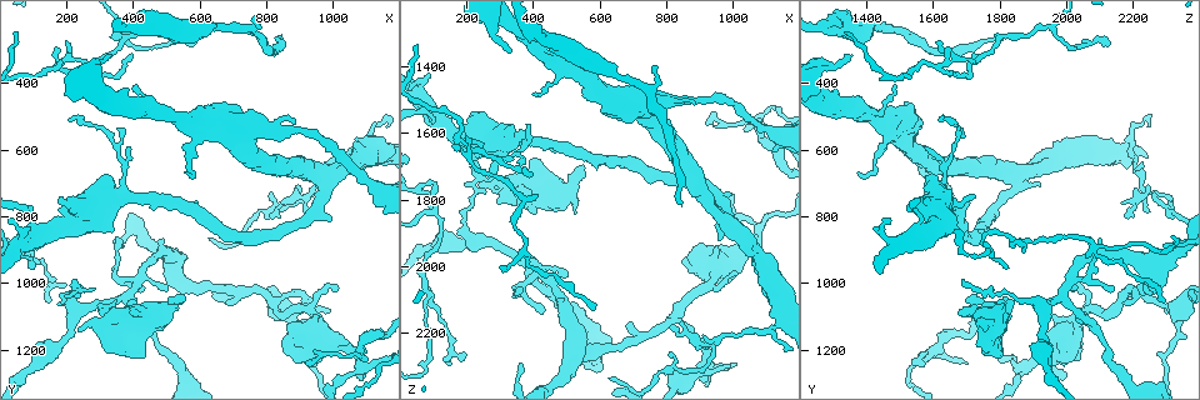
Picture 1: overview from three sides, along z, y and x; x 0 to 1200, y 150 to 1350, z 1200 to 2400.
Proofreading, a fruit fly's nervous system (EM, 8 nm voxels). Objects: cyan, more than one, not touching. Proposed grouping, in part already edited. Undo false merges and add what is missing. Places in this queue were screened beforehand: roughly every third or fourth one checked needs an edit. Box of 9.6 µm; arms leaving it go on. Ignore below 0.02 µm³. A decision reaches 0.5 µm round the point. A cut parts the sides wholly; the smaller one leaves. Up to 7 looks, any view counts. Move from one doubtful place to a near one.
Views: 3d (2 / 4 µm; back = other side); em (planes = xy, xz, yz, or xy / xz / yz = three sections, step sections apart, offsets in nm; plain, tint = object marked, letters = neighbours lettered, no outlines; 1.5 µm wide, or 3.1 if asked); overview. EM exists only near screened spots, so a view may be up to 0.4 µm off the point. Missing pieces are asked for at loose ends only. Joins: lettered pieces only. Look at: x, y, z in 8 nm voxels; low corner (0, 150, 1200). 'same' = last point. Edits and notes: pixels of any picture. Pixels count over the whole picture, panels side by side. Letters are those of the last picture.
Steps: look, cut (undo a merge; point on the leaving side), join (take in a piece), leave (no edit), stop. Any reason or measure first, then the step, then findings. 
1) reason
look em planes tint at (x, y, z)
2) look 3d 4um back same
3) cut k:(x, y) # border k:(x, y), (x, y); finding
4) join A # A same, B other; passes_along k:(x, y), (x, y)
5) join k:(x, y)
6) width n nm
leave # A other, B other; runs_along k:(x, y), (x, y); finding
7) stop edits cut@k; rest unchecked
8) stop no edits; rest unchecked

look em yz step 8 letters at (160, 1050, 2300)

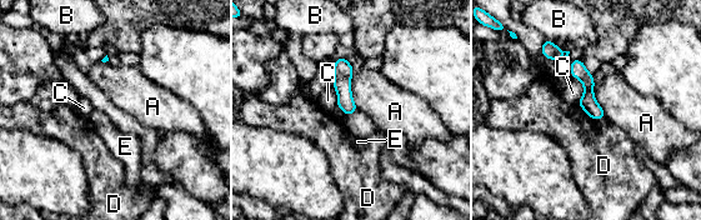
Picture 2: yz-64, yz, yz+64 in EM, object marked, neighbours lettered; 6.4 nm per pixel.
width 90 nm
leave # A other, B other, C other, D other, E other; runs_along 2:(575, 63), (597, 115); no lettered piece goes on from it

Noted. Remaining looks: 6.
thin end
look em planes letters at (550, 1060, 1700)

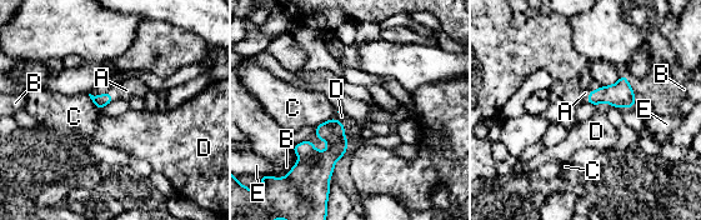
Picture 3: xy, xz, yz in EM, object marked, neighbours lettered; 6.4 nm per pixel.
join A # A same, B other, C other, D other, E other; passes_along 3:(101, 100), (110, 96), (126, 90); the neuron continues

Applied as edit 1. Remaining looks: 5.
see it whole again
look overview

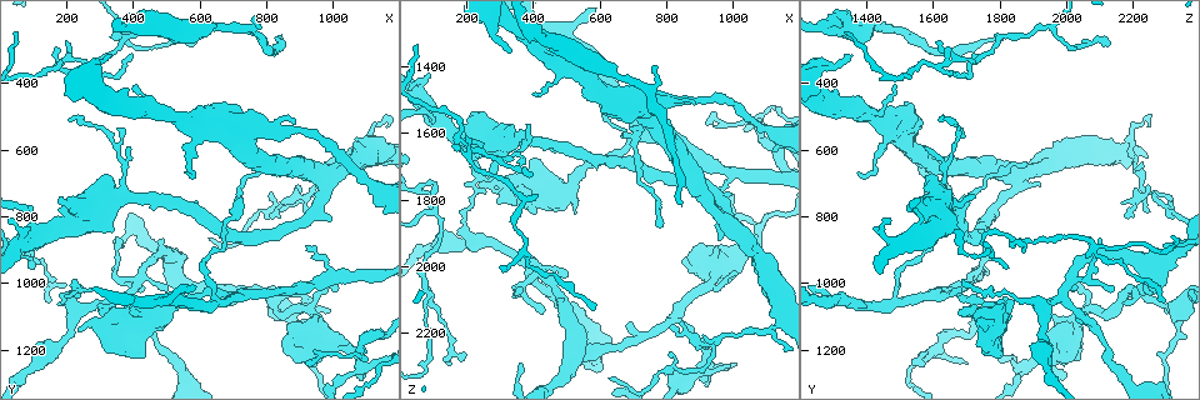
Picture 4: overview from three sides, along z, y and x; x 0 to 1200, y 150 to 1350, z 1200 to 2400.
abrupt turn
look 3d 2um at (570, 510, 1460)

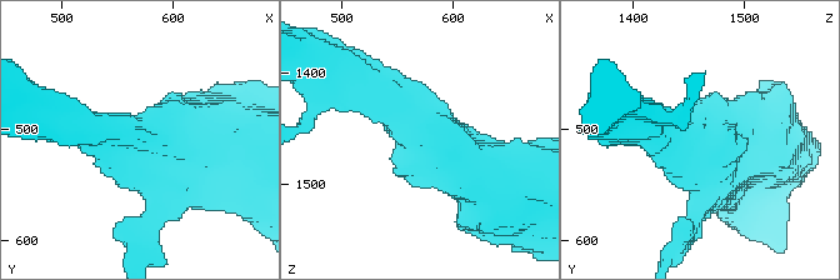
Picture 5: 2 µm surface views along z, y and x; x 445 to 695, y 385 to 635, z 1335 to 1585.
look em planes tint at (576, 516, 1462)

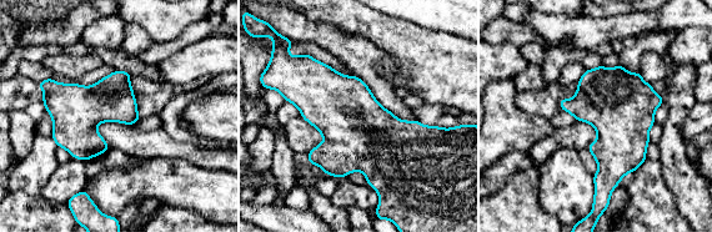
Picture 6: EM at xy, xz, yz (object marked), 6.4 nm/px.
look em planes letters same

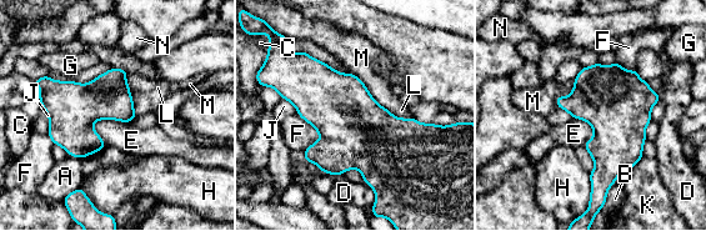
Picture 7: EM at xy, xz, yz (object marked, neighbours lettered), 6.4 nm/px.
longest_contact F 260 nm
leave # A other, B other, C other, D other, E other, F other, G other, H other, J other, K other, L other, M other, N other; border 7:(298, 114), (320, 136), (304, 152); continuous, no second neuron

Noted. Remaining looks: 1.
stop edits join@3; rest unchecked

